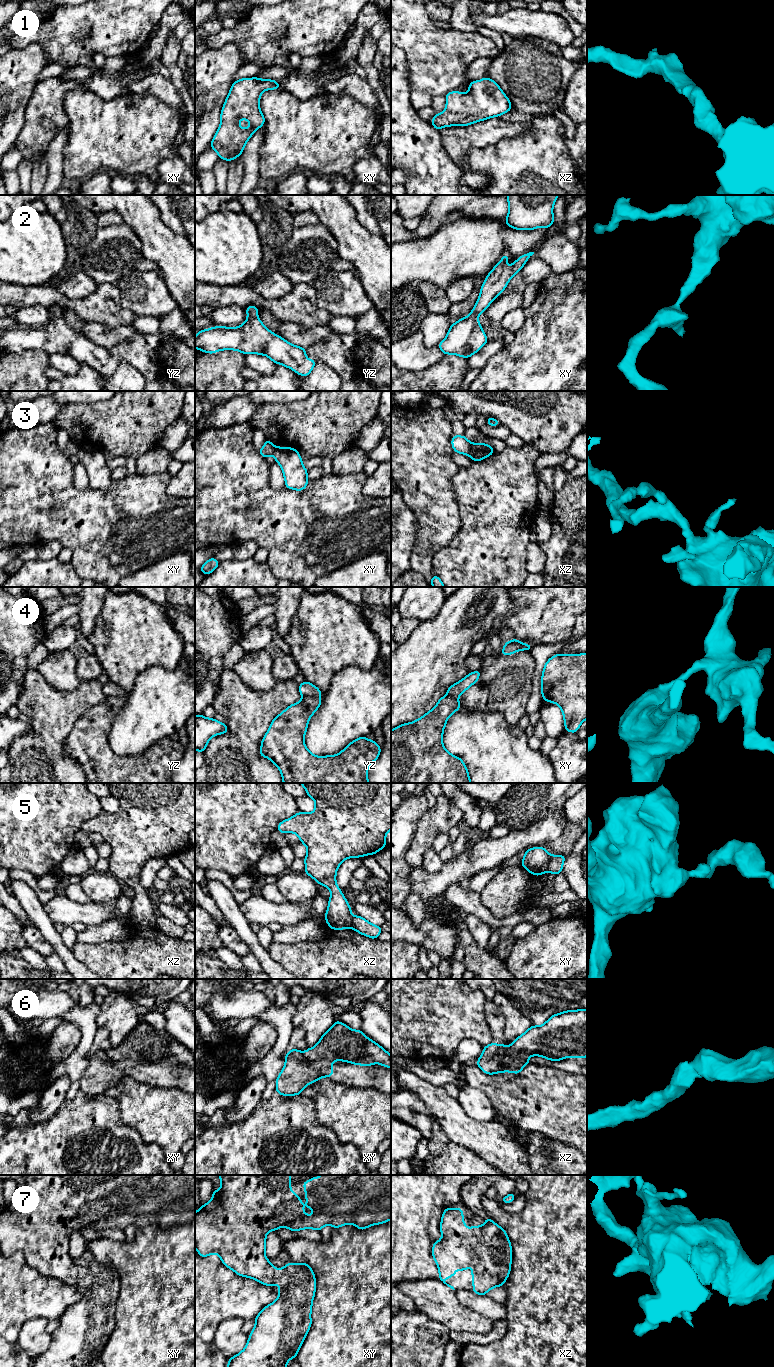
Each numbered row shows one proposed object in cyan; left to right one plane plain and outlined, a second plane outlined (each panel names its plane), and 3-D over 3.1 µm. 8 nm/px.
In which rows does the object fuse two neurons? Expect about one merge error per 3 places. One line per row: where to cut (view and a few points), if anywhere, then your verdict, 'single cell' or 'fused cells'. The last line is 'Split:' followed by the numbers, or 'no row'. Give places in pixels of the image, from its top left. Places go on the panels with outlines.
1: cut none; single cell
2: cut none; single cell
3: cut xz (472, 444), (468, 454); fused cells
4: cut yz (303, 696), (319, 697); fused cells
5: cut xy (550, 855), (547, 871); fused cells
6: cut xz (505, 1047), (506, 1058), (511, 1058), (518, 1054), (528, 1056); fused cells
7: cut none; single cell
Split: 3, 4, 5, 6

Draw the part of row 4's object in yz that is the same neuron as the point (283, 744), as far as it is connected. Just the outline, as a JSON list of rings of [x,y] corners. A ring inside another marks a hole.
[[[303,697],[277,715],[262,739],[260,756],[268,758],[279,768],[283,783],[369,783],[368,767],[381,752],[375,741],[362,736],[349,743],[339,754],[329,756],[315,756],[307,749],[304,737],[308,721],[320,705],[320,697]]]

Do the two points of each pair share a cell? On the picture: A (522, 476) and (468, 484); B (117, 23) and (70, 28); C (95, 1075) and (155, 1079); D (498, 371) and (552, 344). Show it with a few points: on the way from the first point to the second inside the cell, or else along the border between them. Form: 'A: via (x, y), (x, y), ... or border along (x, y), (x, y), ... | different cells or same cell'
A: via (509, 478), (507, 480), (484, 480), (481, 483) | same cell
B: via (105, 23), (92, 22), (87, 26), (82, 26) | same cell
C: via (110, 1072), (140, 1070) | same cell
D: via (511, 371), (525, 371), (539, 357) | same cell

